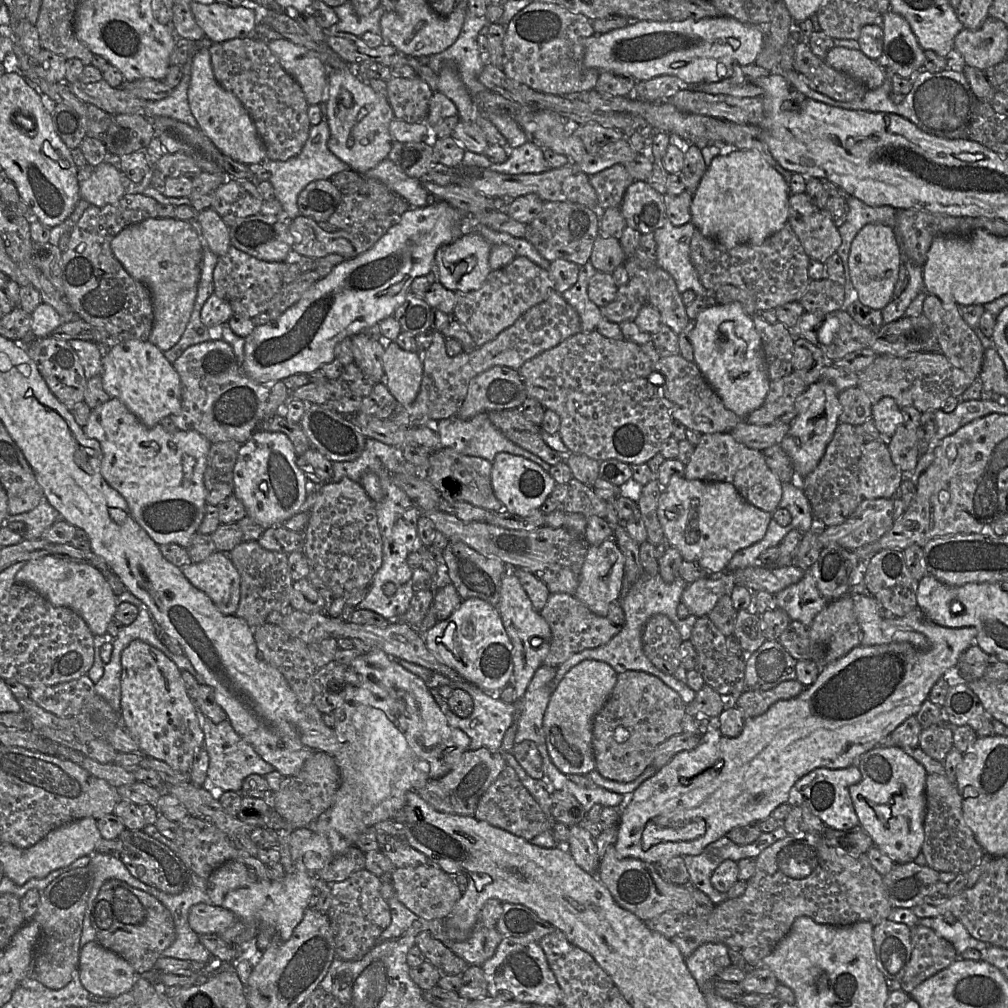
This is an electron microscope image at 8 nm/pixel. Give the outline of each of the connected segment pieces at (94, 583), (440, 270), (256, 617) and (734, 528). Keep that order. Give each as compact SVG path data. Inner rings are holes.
M46 555L28 561L15 576L16 583L27 585L51 604L66 607L83 618L93 635L105 635L108 624L114 620L118 598L104 575L95 567L84 563L67 562L55 555Z
M467 230L452 243L440 247L435 253L437 279L455 293L466 293L482 287L491 272L489 257L492 245L475 230Z
M220 524L211 534L216 551L228 554L240 575L240 601L234 615L244 619L250 627L267 623L267 616L273 611L285 612L290 609L290 595L294 580L288 565L288 554L263 548L257 541L243 541L243 534L238 524Z
M672 476L668 485L663 487L657 516L669 545L677 549L685 561L714 574L725 573L730 560L739 550L762 540L772 520L772 513L748 503L730 483L689 480L679 476Z

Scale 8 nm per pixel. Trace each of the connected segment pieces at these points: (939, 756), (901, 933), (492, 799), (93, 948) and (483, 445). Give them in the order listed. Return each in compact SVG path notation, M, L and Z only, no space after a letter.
M940 721L922 729L919 746L931 758L943 763L953 747L953 728L947 721Z
M882 921L874 925L873 942L879 970L887 979L899 981L911 956L911 928Z
M506 765L497 779L481 796L474 816L527 841L548 830L546 815L519 780L515 770Z
M96 941L81 946L78 974L82 986L92 996L101 998L131 991L138 976L126 960Z
M487 413L477 414L476 416L468 420L462 420L456 416L453 416L447 419L440 419L436 422L434 421L433 423L428 424L431 424L430 428L433 431L436 431L439 435L439 442L441 443L443 448L451 448L461 454L481 457L490 462L494 460L497 453L508 452L525 457L537 463L542 468L545 467L546 469L549 469L550 467L550 464L546 463L535 454L523 449L519 445L509 440L500 430L498 430L491 423L487 416Z

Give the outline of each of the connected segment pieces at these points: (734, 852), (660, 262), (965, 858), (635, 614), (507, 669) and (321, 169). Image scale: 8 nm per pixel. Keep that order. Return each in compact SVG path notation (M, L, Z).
M783 826L770 833L762 832L753 843L748 845L738 845L723 836L696 856L681 856L684 857L689 873L689 884L706 894L715 905L719 905L727 897L711 884L711 875L715 869L725 860L737 862L744 858L756 859L763 850L786 836L788 833Z
M670 221L654 231L656 265L674 278L680 293L691 290L698 296L709 296L690 258L690 243L695 231L691 222L675 226Z
M944 773L927 774L925 800L924 841L921 854L925 858L926 865L938 872L966 874L981 860L985 851L965 823L956 784Z
M643 572L635 583L630 587L626 594L620 599L620 606L624 612L624 623L620 627L620 631L612 637L606 644L596 648L585 649L572 654L566 661L556 667L556 673L553 677L553 689L564 675L576 664L583 660L600 660L609 664L617 673L627 670L637 670L652 674L661 679L666 685L675 690L685 702L691 703L696 692L692 690L686 683L677 680L673 675L665 674L656 668L647 658L643 651L642 633L647 620L654 614L666 615L677 627L683 640L690 640L693 627L698 619L694 614L686 618L679 618L677 607L681 602L682 594L688 585L682 578L677 578L671 583L665 582L661 575L649 574Z
M479 598L462 600L448 619L438 621L423 638L432 653L483 691L496 694L509 684L514 670L513 645L499 611L489 602Z
M326 120L319 124L312 125L309 132L309 137L302 151L286 161L271 161L266 160L261 164L249 165L250 170L259 179L269 181L275 192L275 197L282 205L282 217L286 220L292 220L295 217L301 216L297 199L299 193L311 182L316 180L331 180L331 177L350 167L335 156L328 148L330 138L330 128Z

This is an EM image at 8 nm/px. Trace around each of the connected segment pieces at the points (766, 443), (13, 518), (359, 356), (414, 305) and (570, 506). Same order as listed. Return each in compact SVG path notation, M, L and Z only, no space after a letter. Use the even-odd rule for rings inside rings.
M743 419L730 431L730 435L739 443L762 452L773 445L780 444L789 429L789 424L761 426Z
M43 496L33 510L21 514L9 515L4 526L9 528L12 522L23 522L26 526L24 531L19 533L23 535L25 540L37 540L42 538L46 529L59 520L63 520L59 512Z
M360 333L349 338L351 340L354 363L373 382L381 382L384 376L382 357L386 345L383 344L383 339L370 339Z
M408 293L402 305L392 315L400 324L401 331L413 337L432 331L434 328L435 310L423 299Z
M572 478L568 483L568 494L562 504L565 513L578 512L585 516L606 517L608 503L598 497L591 485Z

